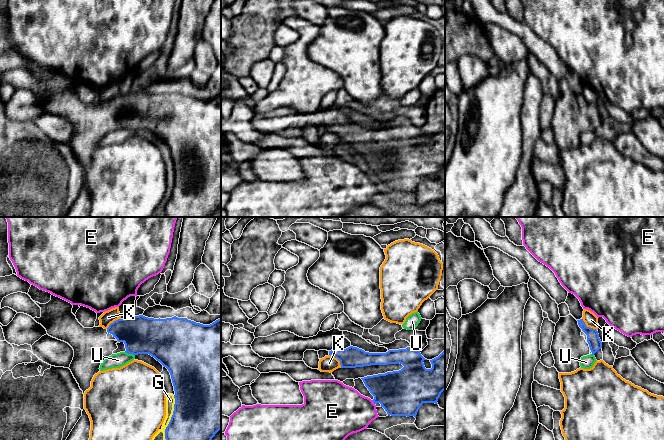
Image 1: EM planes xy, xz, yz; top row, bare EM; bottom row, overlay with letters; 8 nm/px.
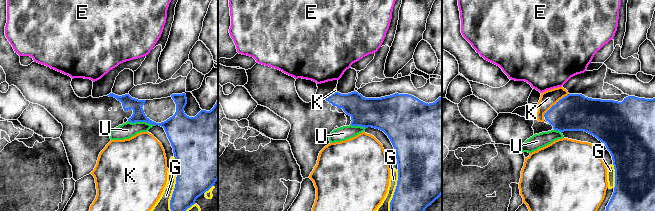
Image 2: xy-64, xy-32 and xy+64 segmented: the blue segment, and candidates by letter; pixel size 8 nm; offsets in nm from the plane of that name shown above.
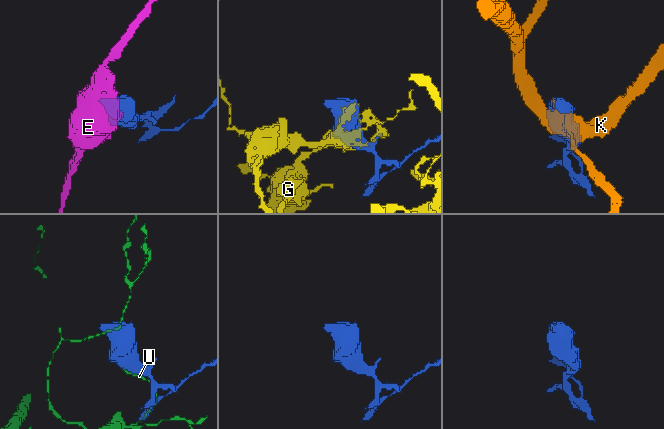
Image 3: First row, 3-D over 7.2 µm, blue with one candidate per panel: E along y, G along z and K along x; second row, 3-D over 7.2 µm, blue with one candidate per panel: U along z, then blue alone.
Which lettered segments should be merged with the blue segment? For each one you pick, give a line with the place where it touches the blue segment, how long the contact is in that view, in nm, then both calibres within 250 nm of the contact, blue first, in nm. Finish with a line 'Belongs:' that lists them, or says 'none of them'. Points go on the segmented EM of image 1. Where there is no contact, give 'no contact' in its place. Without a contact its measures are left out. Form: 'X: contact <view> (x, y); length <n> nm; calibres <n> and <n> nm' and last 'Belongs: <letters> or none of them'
Belongs: none of them

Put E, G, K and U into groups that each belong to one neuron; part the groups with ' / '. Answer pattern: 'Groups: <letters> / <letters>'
Groups: E / G / K / U

